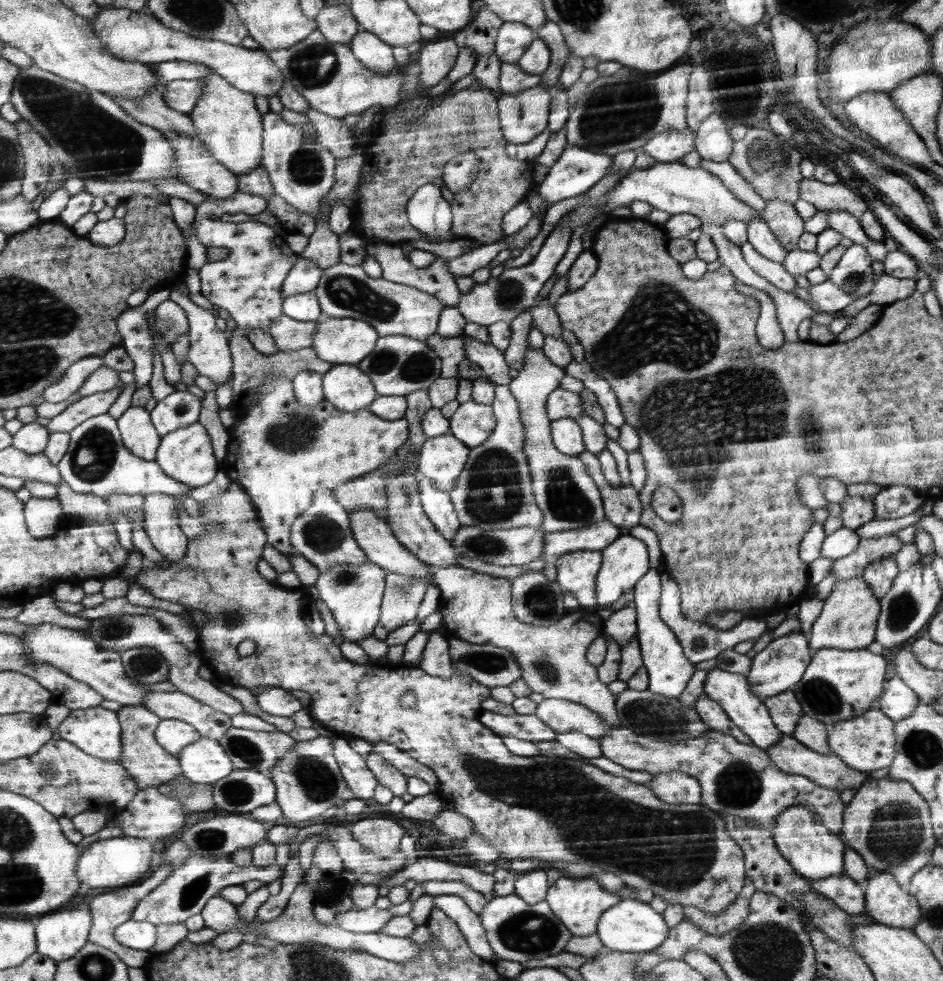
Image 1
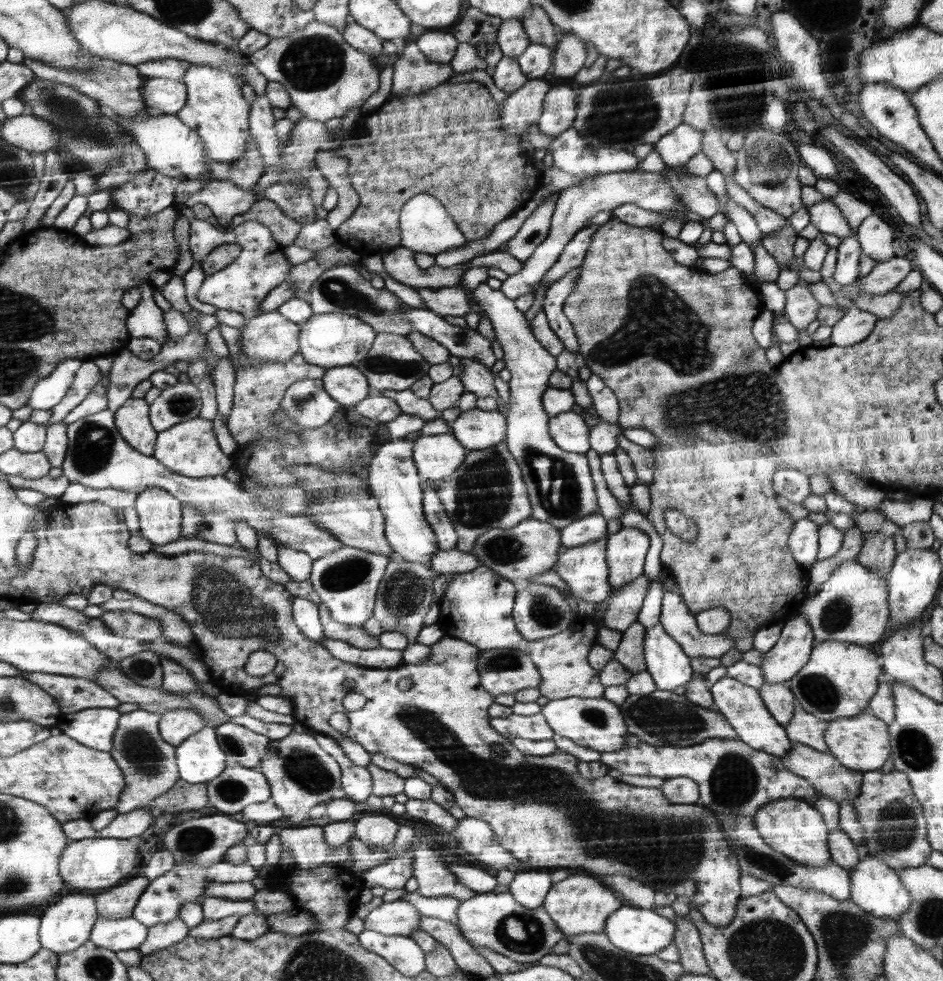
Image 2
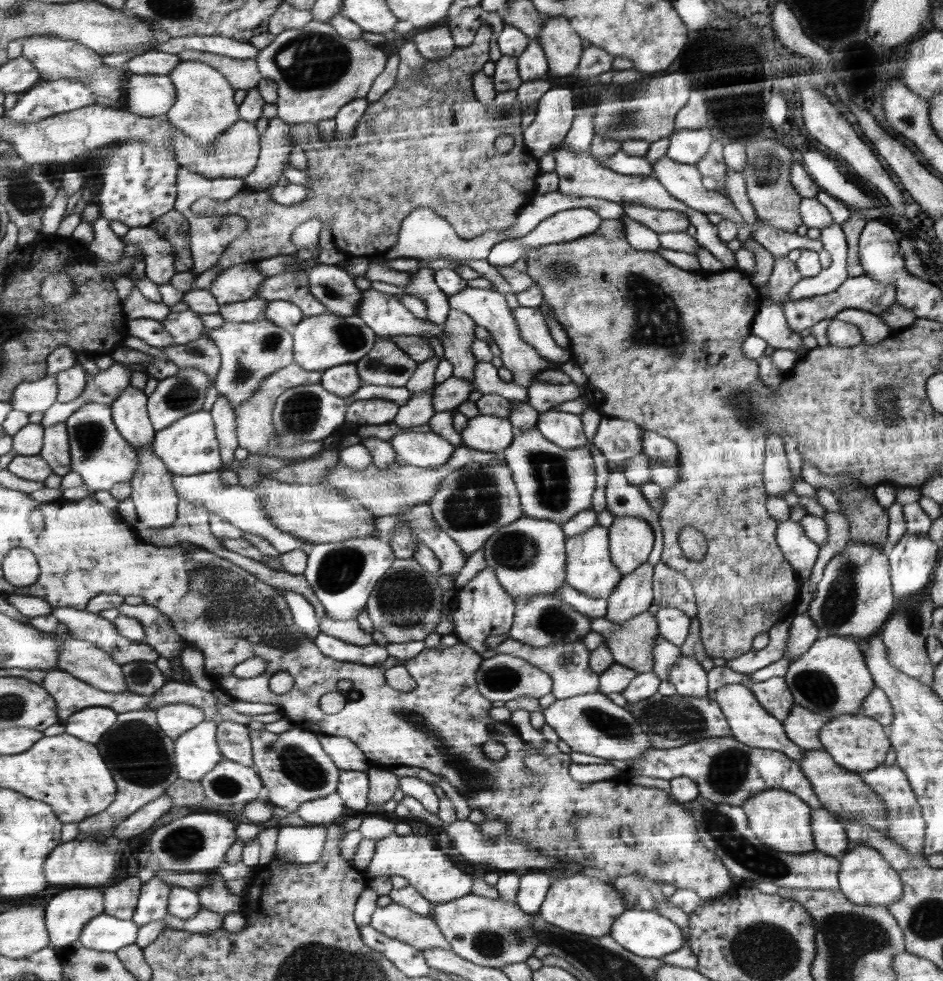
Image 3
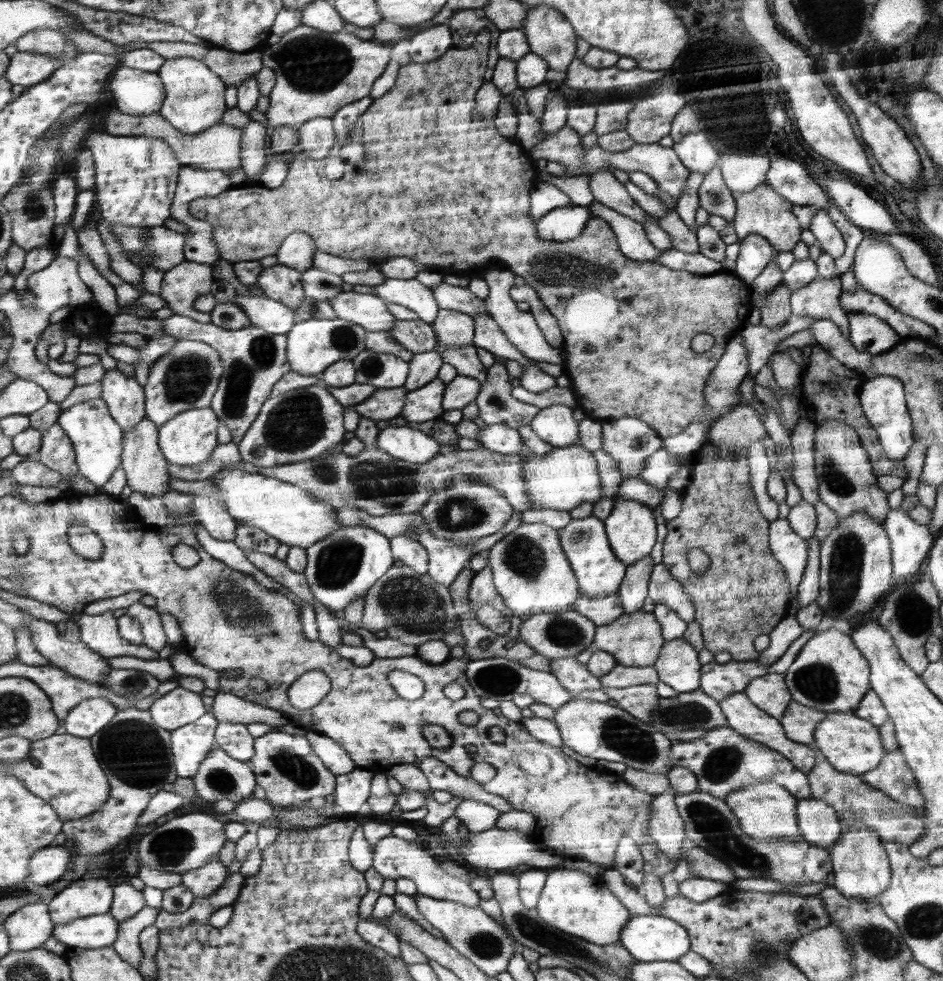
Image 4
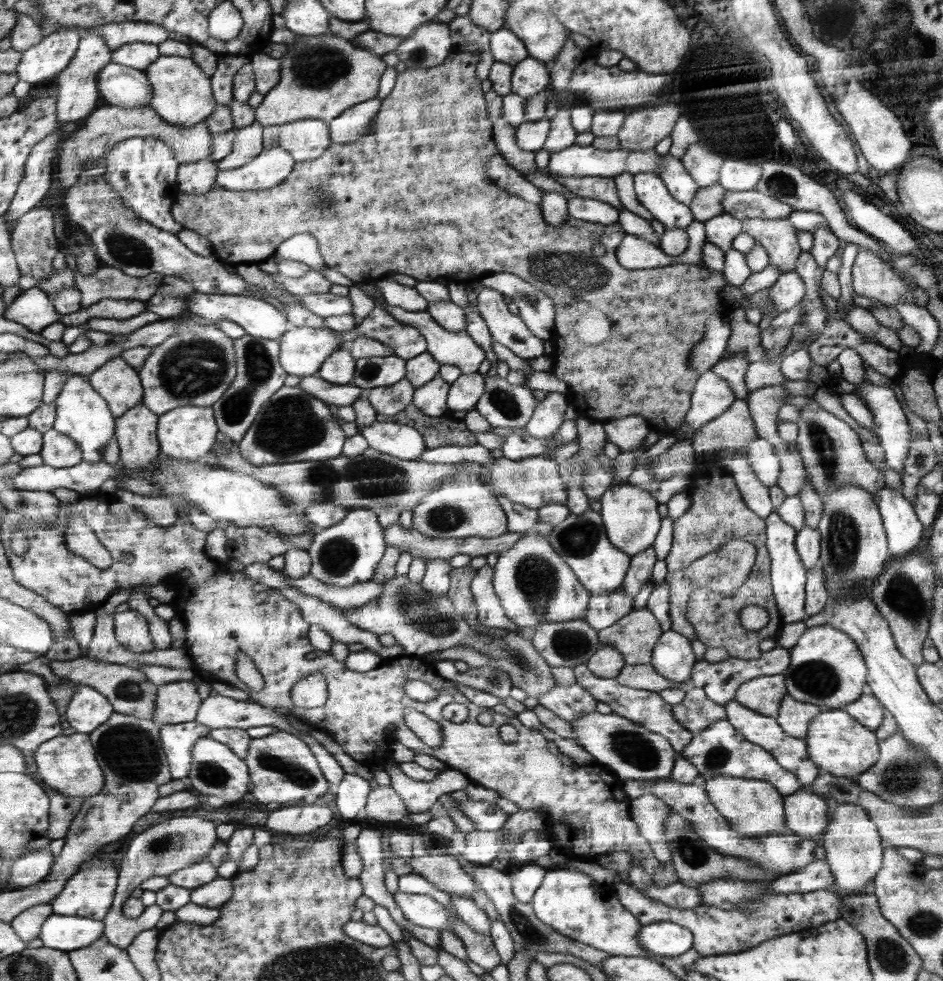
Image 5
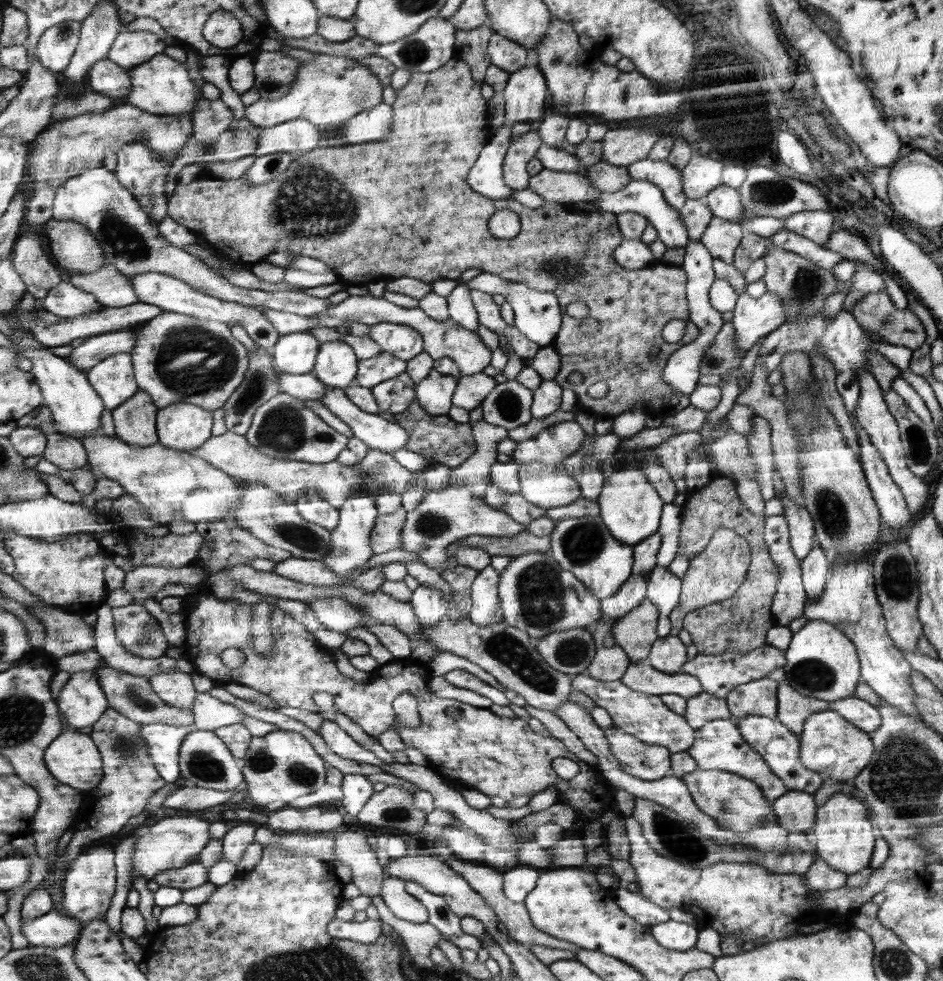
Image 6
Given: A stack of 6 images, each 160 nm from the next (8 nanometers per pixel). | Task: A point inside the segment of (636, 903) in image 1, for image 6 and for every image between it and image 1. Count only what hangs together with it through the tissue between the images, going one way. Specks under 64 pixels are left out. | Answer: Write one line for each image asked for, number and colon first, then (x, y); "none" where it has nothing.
2: (642, 932)
3: (644, 932)
4: (648, 937)
5: (664, 938)
6: (679, 936)

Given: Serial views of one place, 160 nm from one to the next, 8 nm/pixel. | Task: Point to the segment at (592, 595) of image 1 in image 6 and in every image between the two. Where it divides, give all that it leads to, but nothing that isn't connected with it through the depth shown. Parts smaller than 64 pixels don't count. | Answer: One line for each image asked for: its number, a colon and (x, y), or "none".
2: (585, 568)
3: (590, 570)
4: (599, 572)
5: (581, 539)
6: (584, 546)

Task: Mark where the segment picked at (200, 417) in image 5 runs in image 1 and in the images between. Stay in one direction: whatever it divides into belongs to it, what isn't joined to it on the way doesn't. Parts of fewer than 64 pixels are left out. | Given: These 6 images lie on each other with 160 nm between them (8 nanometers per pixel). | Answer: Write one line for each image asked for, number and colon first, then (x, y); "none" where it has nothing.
1: (187, 455)
2: (190, 448)
3: (189, 446)
4: (189, 438)

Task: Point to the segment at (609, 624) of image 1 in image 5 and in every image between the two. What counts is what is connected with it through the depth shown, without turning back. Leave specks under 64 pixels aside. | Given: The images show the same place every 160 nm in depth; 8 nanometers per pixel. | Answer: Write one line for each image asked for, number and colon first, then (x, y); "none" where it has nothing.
2: (624, 605)
3: (634, 594)
4: (634, 590)
5: (640, 569)

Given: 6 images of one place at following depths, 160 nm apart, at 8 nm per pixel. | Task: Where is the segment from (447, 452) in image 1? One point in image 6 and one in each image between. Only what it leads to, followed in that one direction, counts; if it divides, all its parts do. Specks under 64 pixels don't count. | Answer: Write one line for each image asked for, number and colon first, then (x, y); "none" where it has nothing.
2: (437, 456)
3: (427, 450)
4: (405, 443)
5: (400, 440)
6: (379, 433)

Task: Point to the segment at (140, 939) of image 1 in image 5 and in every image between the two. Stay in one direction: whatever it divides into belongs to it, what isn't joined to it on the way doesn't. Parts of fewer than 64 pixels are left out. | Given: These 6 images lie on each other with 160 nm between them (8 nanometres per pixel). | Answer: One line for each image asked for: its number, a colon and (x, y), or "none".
2: (123, 935)
3: (106, 932)
4: (97, 931)
5: (61, 932)

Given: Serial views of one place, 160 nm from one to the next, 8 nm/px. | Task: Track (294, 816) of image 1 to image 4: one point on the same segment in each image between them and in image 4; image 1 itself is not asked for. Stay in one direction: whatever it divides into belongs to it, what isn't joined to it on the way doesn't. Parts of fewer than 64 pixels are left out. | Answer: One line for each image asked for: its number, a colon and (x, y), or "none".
2: (302, 775)
3: (293, 765)
4: (287, 767)

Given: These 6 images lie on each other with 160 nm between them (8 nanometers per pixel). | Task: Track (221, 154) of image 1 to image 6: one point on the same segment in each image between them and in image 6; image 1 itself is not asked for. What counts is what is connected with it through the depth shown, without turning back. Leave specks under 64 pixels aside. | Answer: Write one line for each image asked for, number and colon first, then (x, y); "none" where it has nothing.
2: (215, 109)
3: (204, 109)
4: (195, 101)
5: (183, 95)
6: (161, 85)

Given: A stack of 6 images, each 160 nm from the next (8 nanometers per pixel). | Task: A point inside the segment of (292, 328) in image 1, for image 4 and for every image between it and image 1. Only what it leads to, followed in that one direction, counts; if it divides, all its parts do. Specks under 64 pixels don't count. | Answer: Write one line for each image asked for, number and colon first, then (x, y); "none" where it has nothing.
2: (270, 337)
3: (249, 351)
4: (253, 360)

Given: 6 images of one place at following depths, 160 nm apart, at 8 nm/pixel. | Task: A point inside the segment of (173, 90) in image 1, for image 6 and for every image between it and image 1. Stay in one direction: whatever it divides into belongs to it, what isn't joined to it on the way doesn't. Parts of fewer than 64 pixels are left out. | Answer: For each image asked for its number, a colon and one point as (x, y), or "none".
2: (162, 96)
3: (146, 95)
4: (136, 91)
5: (121, 85)
6: (112, 80)

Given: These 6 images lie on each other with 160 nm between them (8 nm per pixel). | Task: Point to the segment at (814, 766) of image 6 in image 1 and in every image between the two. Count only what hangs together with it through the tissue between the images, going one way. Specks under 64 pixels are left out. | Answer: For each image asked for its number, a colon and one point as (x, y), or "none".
1: (868, 742)
2: (861, 743)
3: (857, 742)
4: (852, 744)
5: (838, 744)

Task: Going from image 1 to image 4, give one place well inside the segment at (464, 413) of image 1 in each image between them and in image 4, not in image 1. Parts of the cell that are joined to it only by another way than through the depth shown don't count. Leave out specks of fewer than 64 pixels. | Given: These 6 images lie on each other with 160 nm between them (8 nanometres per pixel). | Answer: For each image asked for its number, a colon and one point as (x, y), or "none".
2: (477, 429)
3: (486, 433)
4: (498, 437)

